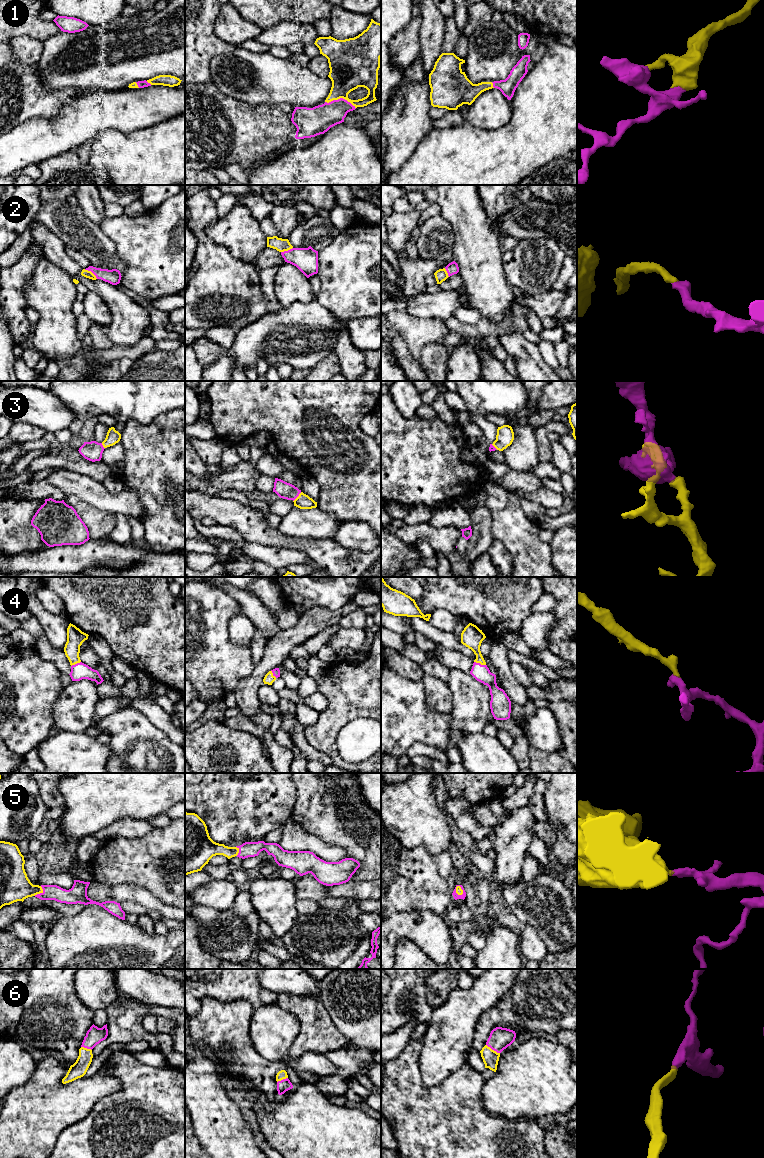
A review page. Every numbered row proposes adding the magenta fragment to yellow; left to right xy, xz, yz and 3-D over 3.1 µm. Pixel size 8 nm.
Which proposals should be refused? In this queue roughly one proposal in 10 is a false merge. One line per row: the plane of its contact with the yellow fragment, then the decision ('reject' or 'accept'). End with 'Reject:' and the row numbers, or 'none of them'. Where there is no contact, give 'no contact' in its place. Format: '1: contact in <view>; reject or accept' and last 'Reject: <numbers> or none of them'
1: contact in xz; accept
2: contact in xy; accept
3: contact in xz; accept
4: contact in yz; accept
5: contact in xy; accept
6: contact in yz; accept
Reject: none of them

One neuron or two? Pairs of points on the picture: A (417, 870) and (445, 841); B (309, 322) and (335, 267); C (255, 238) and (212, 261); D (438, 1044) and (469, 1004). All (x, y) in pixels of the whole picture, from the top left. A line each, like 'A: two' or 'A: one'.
A: two
B: two
C: two
D: one

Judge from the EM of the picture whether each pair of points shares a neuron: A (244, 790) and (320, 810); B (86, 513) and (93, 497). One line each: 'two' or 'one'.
A: two
B: two

